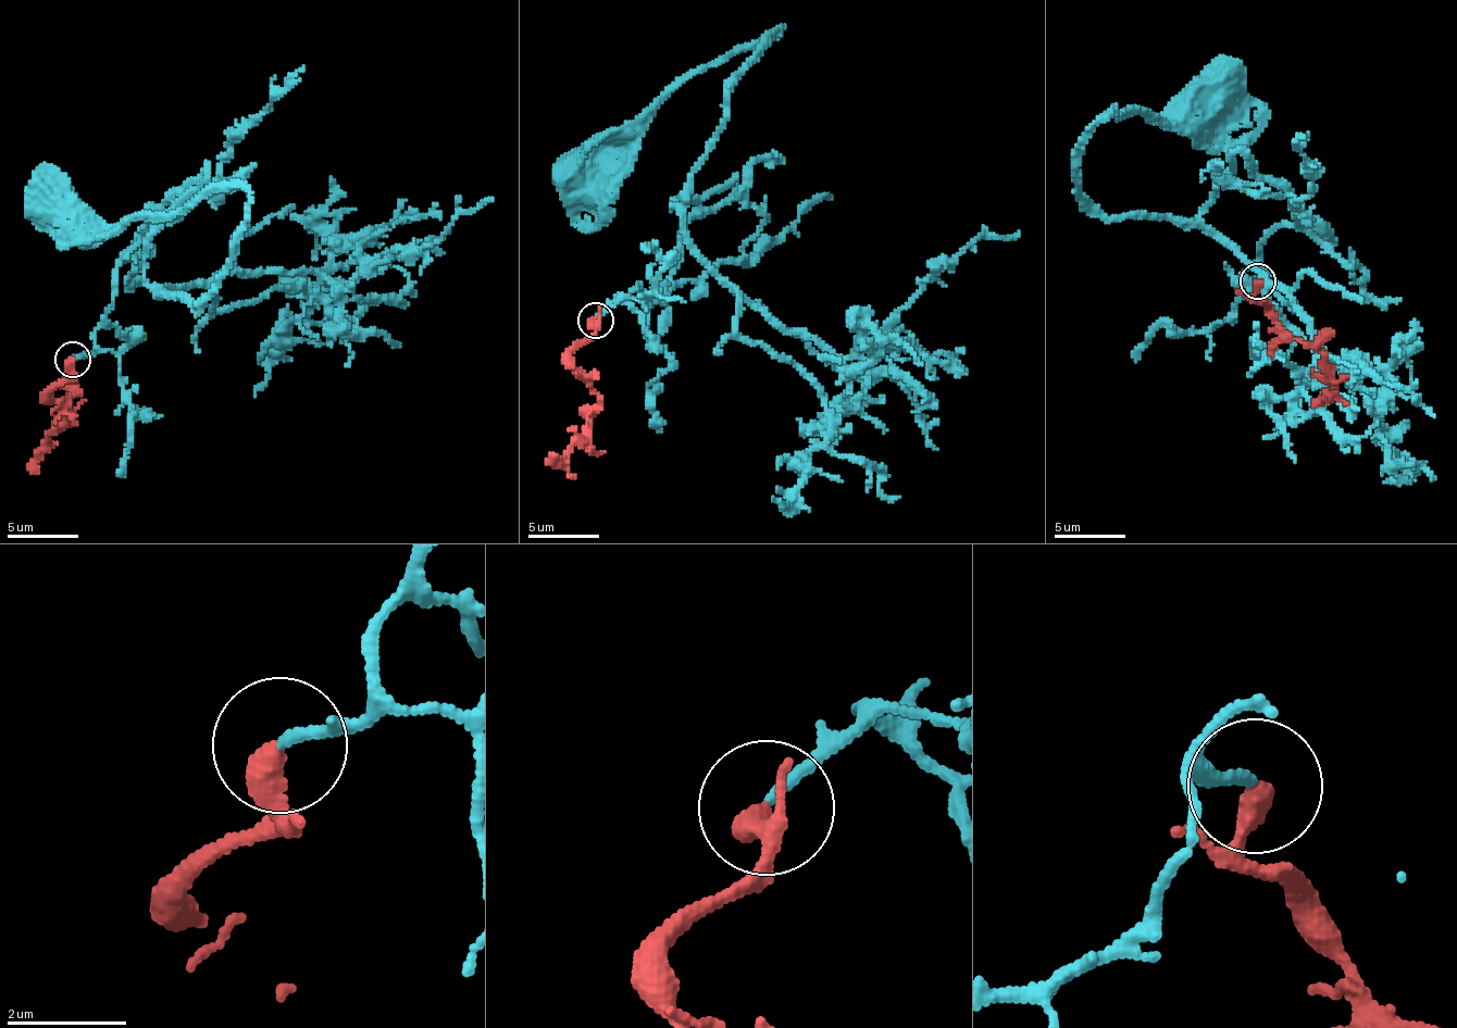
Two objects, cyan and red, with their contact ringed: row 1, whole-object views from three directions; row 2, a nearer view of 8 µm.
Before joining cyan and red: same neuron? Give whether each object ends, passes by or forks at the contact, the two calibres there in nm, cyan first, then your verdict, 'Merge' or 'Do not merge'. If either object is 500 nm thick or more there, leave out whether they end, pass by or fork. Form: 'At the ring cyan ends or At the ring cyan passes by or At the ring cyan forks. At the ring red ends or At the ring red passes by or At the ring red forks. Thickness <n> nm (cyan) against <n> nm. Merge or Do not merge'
At the ring cyan ends. At the ring red ends. Thickness 180 nm (cyan) against 440 nm. Merge

